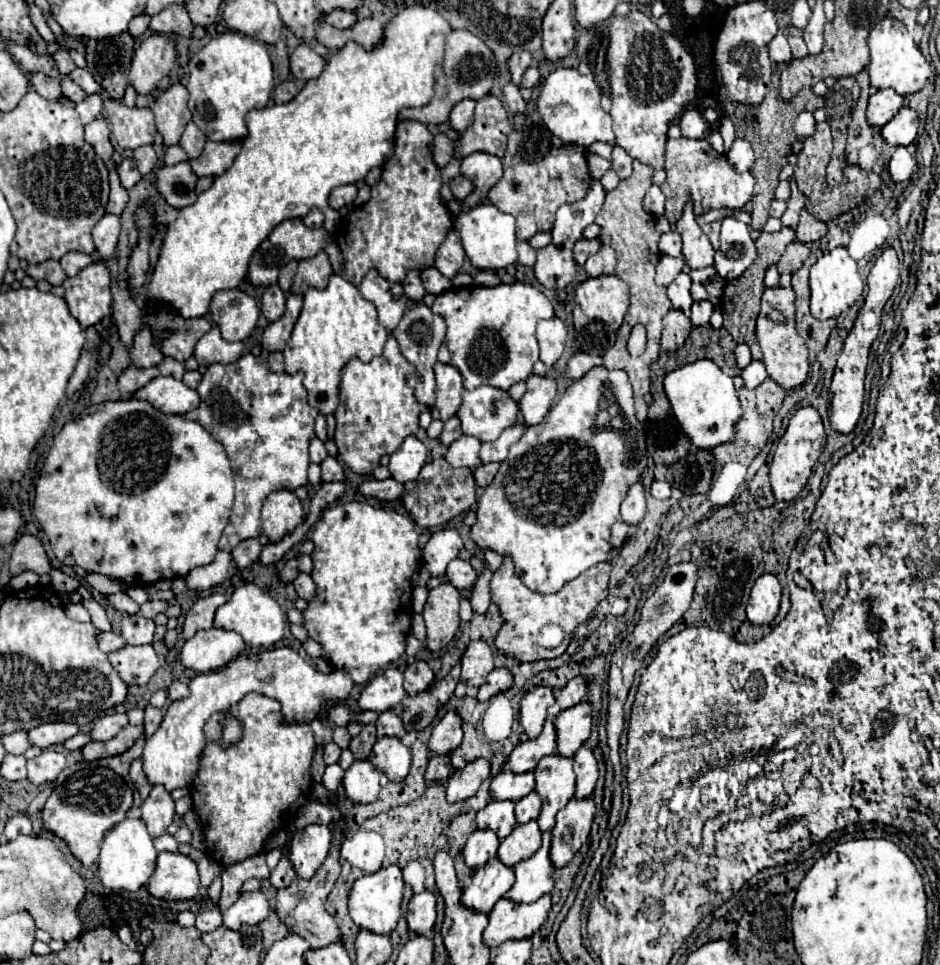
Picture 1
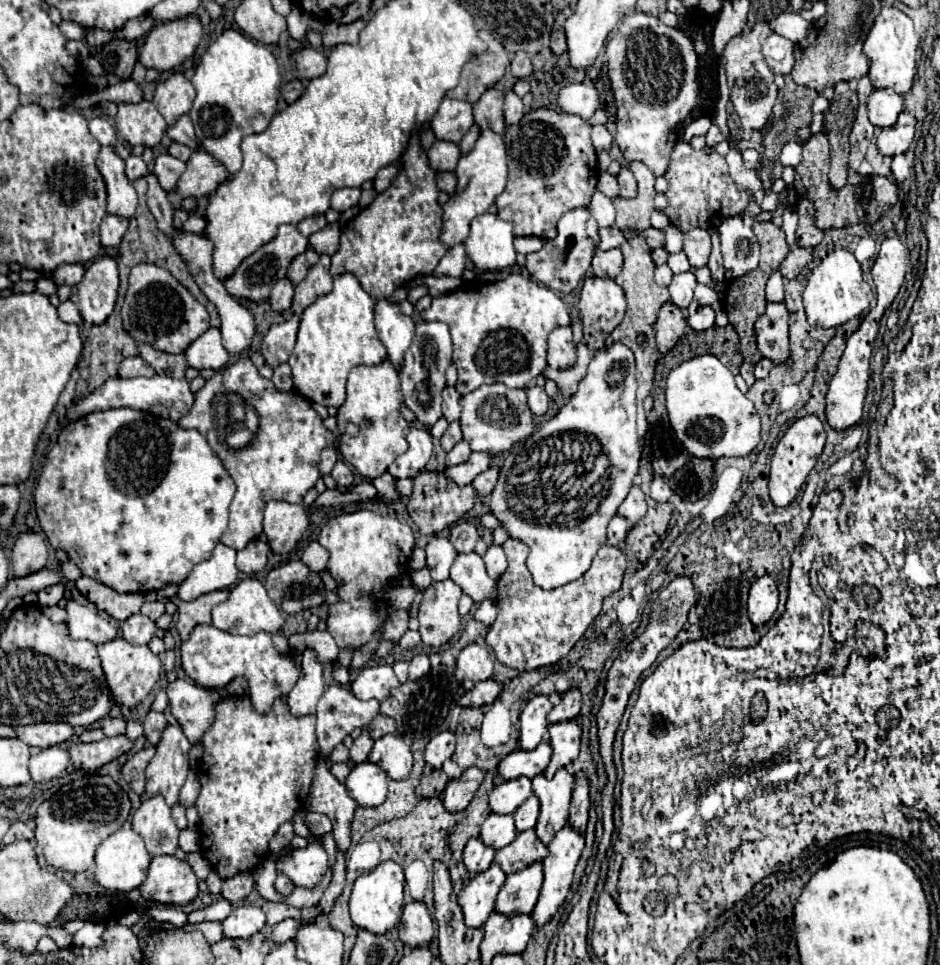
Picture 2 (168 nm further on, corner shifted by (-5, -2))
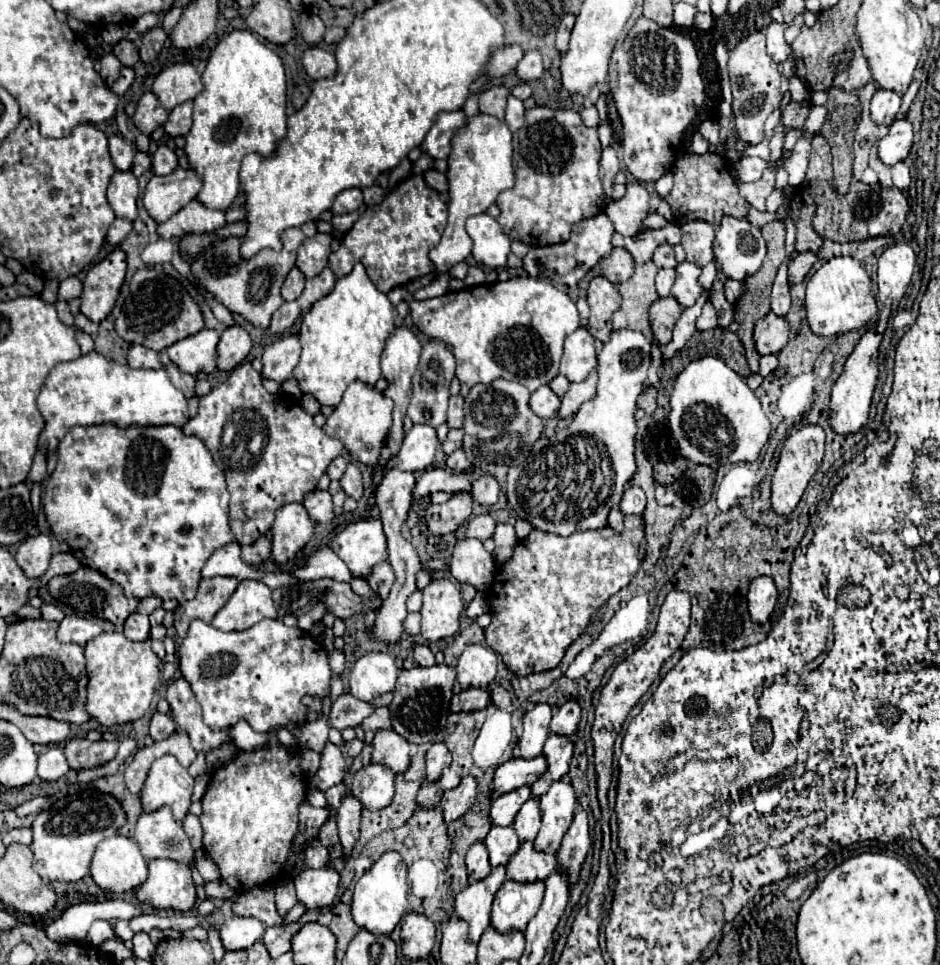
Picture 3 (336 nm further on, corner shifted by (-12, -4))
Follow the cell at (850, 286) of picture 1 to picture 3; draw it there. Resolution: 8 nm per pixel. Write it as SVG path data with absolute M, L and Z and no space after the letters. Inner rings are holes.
M849 256L831 258L829 262L825 262L807 282L805 310L807 310L807 324L817 336L839 336L867 326L877 314L877 304L873 282L863 270L861 262Z

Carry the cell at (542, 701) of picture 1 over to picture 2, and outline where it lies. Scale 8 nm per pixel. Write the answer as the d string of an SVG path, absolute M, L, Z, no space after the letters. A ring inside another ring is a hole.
M536 694L532 696L522 714L520 714L520 748L522 750L534 750L548 734L548 712L552 710L552 704L548 696Z

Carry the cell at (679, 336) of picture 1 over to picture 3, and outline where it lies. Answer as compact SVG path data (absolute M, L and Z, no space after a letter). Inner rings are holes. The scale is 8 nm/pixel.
M673 296L659 298L649 306L651 330L661 348L667 344L667 340L671 340L671 330L675 326L675 320L679 320L679 312L683 312L683 308Z

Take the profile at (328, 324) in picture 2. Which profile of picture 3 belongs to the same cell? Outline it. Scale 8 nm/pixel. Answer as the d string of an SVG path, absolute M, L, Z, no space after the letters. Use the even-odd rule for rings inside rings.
M355 264L353 272L339 278L333 290L303 316L299 330L301 360L295 368L301 392L315 396L323 406L335 408L351 382L361 380L373 386L381 378L381 352L393 330L395 306L375 288L363 264Z

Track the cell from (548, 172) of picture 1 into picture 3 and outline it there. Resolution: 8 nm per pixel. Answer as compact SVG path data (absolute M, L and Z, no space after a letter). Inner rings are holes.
M535 106L525 112L525 126L515 134L515 186L497 196L501 210L497 222L511 240L519 240L527 246L551 246L569 238L571 228L591 216L605 210L605 194L599 180L599 152L601 142L597 128L587 128L575 110L551 110L547 106Z

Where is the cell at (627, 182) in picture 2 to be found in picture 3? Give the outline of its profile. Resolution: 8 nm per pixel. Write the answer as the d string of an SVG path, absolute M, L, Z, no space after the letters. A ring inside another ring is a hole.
M633 182L627 186L627 194L621 200L607 204L605 214L613 222L615 232L633 236L641 230L643 220L649 214L649 192L643 184Z

